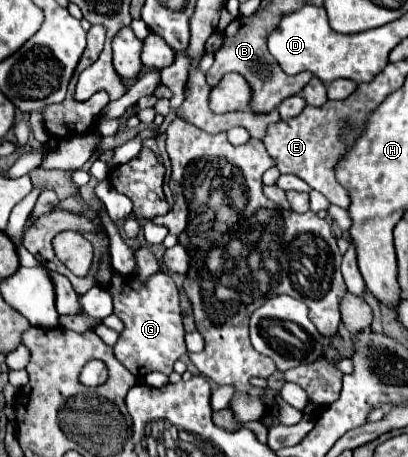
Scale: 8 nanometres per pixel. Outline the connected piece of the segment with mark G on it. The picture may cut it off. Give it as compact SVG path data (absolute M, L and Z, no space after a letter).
M102 254L100 268L96 272L98 284L112 294L114 314L124 322L124 330L114 344L114 356L138 378L142 380L148 372L158 370L164 374L172 374L174 362L186 354L184 344L184 328L180 316L180 298L178 288L172 282L170 274L158 272L148 276L146 282L138 282L138 278L122 276L114 270L110 262L110 254Z

